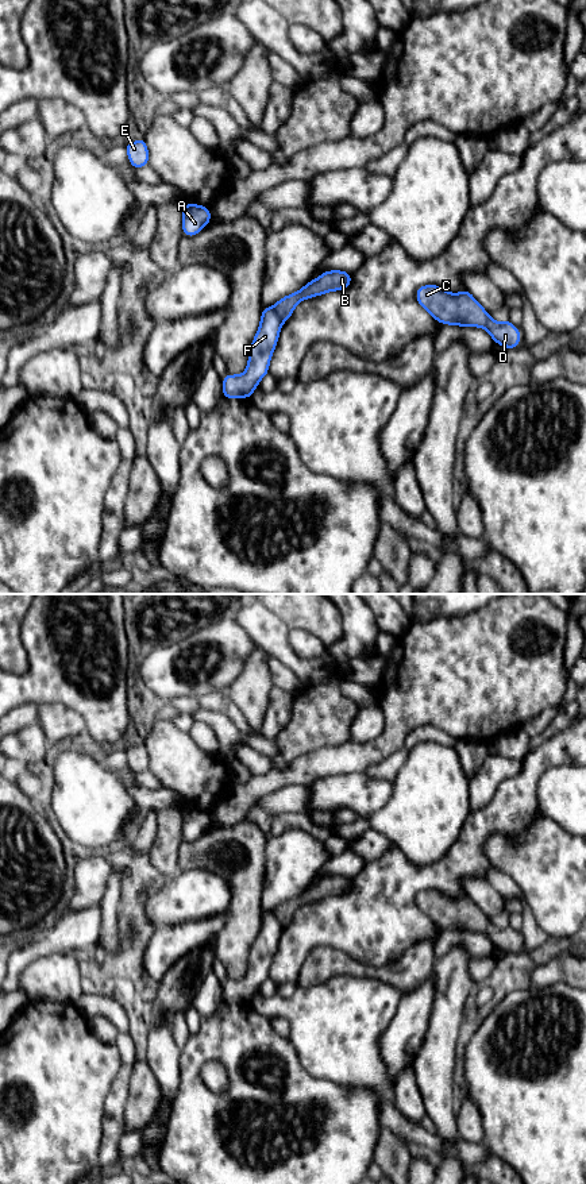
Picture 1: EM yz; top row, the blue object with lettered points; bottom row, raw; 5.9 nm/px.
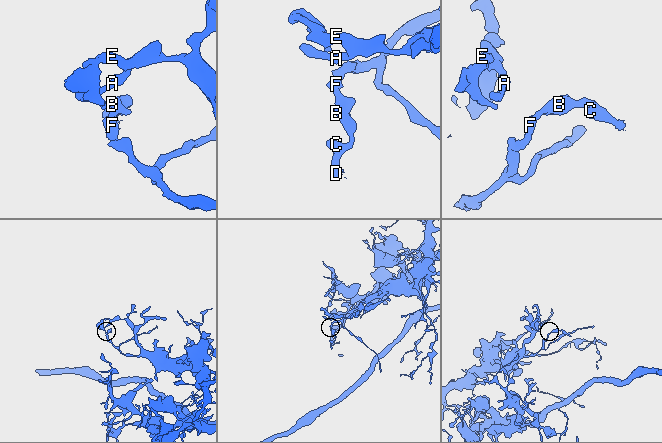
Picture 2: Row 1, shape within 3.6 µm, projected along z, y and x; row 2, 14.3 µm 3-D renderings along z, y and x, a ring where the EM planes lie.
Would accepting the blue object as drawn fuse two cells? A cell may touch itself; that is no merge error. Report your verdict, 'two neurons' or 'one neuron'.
two neurons

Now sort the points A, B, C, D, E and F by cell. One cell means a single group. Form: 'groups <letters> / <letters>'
groups A E F / B C D

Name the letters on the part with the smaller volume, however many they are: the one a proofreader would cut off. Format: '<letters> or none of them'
B, C, D

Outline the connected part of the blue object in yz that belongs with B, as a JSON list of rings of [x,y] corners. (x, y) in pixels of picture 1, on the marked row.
[[[339,270],[325,271],[316,279],[309,281],[301,290],[282,297],[273,308],[278,313],[281,320],[286,321],[290,319],[293,309],[300,301],[315,296],[321,296],[327,292],[342,290],[350,285],[351,273]]]

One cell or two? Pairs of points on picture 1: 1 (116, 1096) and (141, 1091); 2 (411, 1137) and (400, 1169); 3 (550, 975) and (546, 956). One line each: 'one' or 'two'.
1: two
2: two
3: two

